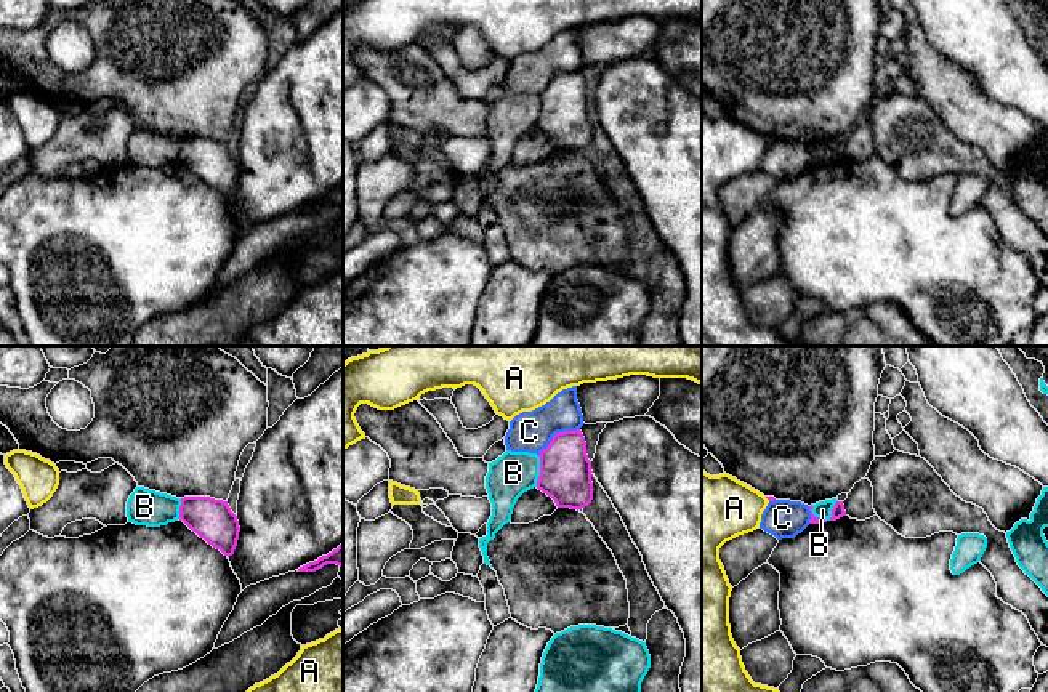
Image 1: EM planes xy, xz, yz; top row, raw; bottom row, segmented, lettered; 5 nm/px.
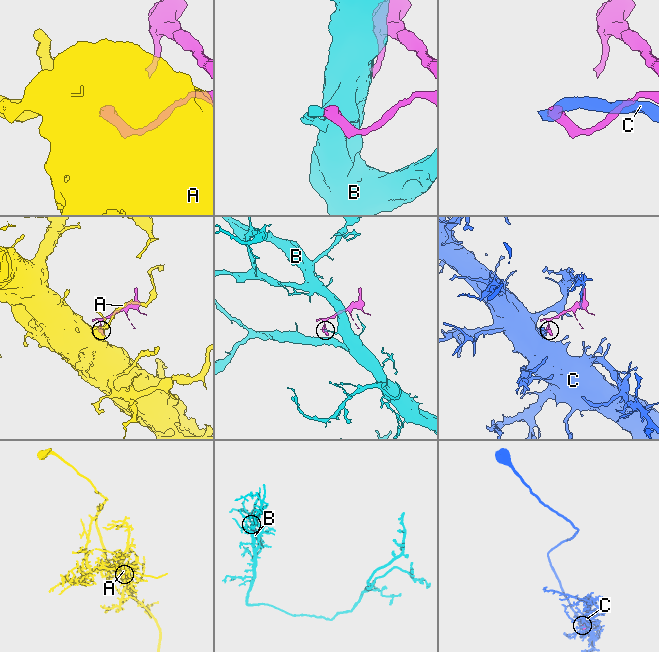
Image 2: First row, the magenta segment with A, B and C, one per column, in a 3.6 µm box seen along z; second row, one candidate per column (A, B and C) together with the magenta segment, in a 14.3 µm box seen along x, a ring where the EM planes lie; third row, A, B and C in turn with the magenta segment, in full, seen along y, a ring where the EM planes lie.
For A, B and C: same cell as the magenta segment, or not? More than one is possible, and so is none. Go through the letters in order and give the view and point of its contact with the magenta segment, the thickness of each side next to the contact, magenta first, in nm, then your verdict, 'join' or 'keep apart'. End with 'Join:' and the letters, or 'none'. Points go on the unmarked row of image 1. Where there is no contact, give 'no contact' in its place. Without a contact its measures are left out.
A: yz (768, 140) | 30/320 nm | keep apart
B: xz (540, 112) | 260/220 nm | keep apart
C: xz (558, 74) | 260/200 nm | keep apart
Join: none

